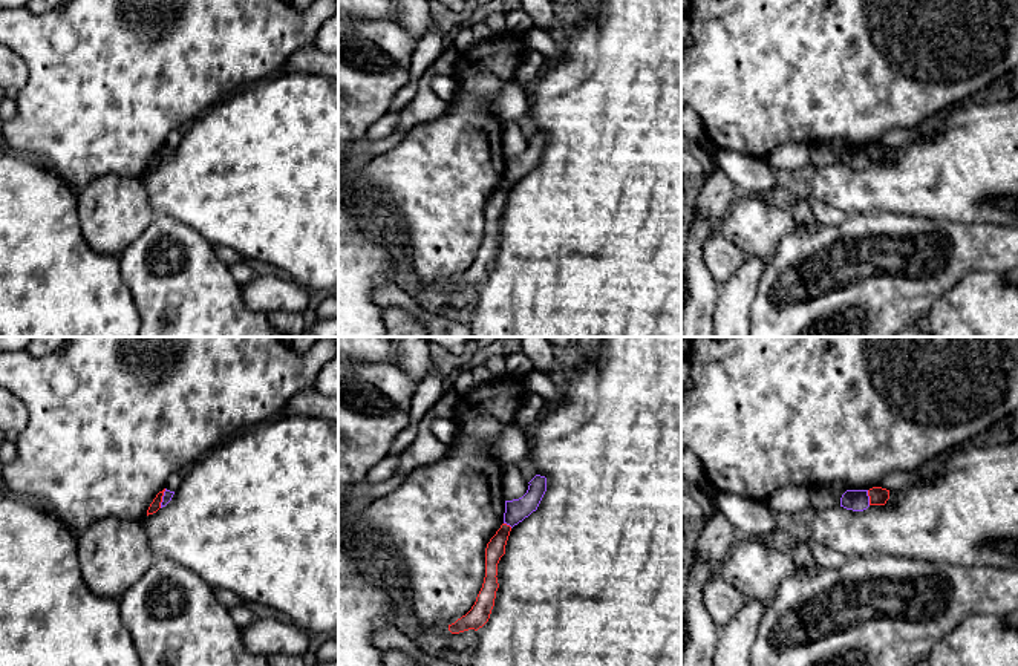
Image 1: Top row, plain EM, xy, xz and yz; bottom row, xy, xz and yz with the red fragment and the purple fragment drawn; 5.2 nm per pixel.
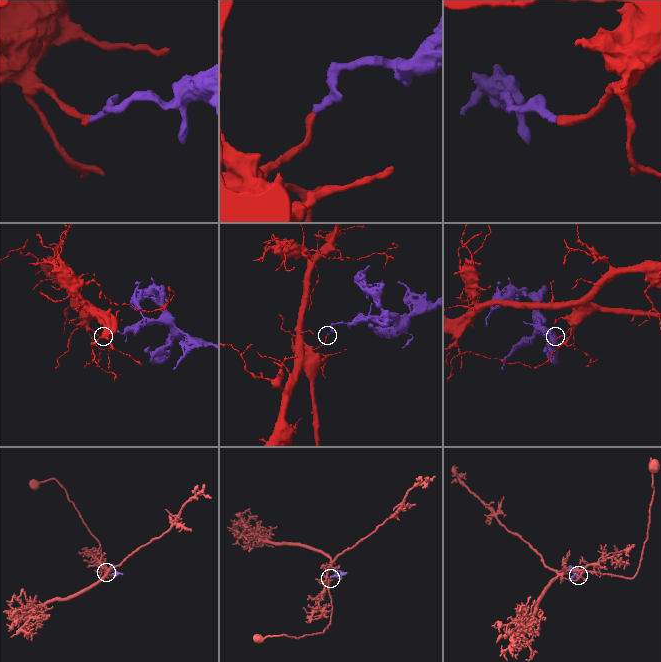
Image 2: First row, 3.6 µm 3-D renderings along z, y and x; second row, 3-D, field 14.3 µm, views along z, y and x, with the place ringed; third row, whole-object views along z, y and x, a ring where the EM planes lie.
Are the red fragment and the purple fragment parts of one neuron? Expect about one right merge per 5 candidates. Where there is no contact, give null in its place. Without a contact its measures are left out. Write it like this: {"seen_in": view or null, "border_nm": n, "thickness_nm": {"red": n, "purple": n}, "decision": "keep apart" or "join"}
{"seen_in": "xy", "border_nm": 110, "thickness_nm": {"red": 60, "purple": 50}, "decision": "keep apart"}

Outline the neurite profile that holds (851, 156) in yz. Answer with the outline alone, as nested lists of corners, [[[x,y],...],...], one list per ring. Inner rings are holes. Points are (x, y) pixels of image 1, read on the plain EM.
[[[847,147],[840,155],[840,164],[863,168],[870,164],[868,147]]]

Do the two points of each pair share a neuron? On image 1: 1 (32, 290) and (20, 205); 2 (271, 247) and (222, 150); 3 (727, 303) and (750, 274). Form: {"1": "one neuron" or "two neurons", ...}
{"1": "one neuron", "2": "one neuron", "3": "one neuron"}

